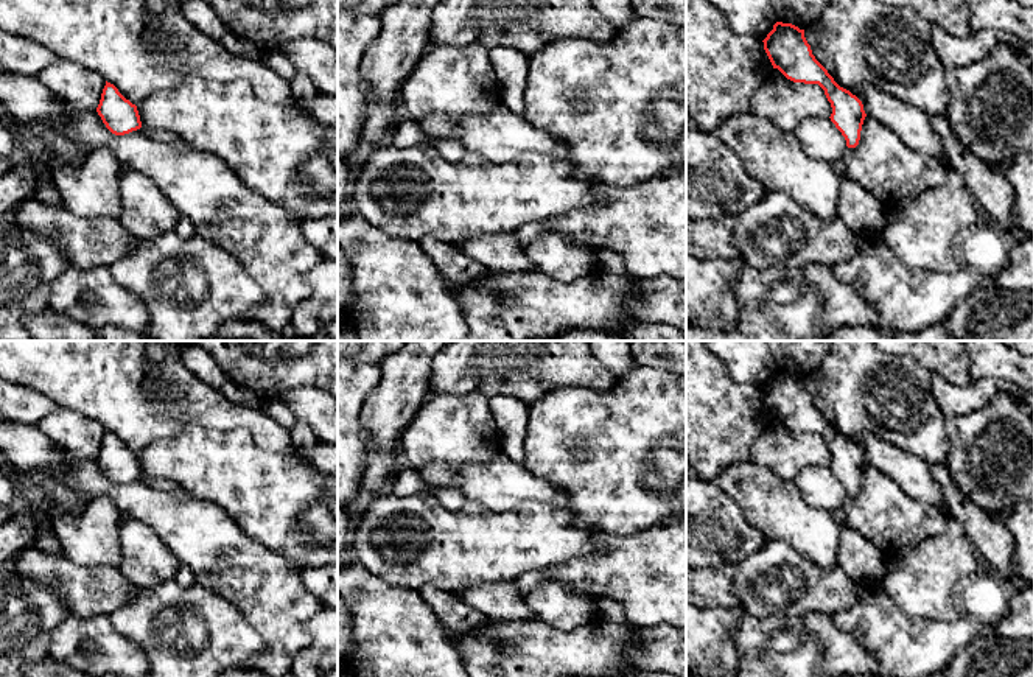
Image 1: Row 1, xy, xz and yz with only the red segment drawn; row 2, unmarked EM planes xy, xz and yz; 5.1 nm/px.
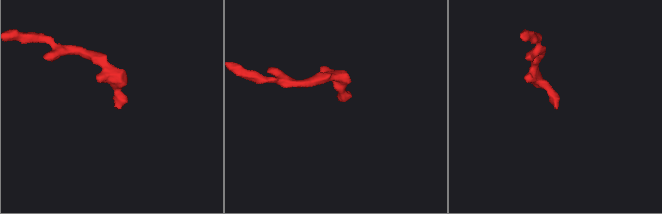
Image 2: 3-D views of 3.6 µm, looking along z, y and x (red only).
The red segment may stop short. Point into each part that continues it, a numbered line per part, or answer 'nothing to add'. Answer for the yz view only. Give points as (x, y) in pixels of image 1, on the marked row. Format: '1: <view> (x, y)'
1: yz (864, 215)

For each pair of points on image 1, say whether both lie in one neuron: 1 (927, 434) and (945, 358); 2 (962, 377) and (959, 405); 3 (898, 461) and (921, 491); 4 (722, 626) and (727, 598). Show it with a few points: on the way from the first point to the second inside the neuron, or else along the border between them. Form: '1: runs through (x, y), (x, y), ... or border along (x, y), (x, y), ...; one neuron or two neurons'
1: border along (910, 357), (929, 372); two neurons
2: border along (931, 371), (955, 385), (966, 385), (971, 380); two neurons
3: runs through (906, 469), (920, 483); one neuron
4: border along (739, 606), (733, 609), (702, 609); two neurons

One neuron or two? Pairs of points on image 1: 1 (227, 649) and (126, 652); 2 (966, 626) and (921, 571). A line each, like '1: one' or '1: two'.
1: two
2: two

